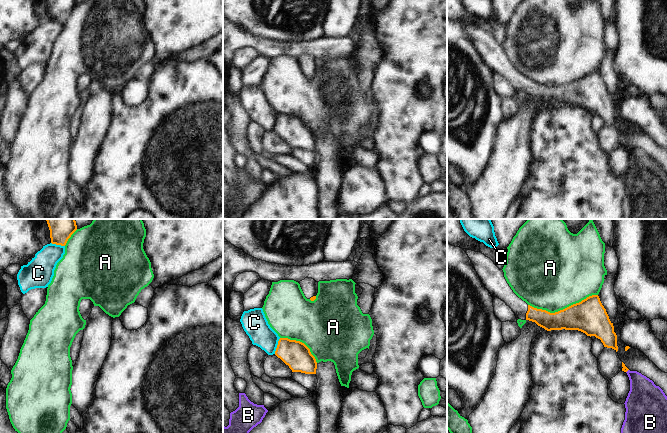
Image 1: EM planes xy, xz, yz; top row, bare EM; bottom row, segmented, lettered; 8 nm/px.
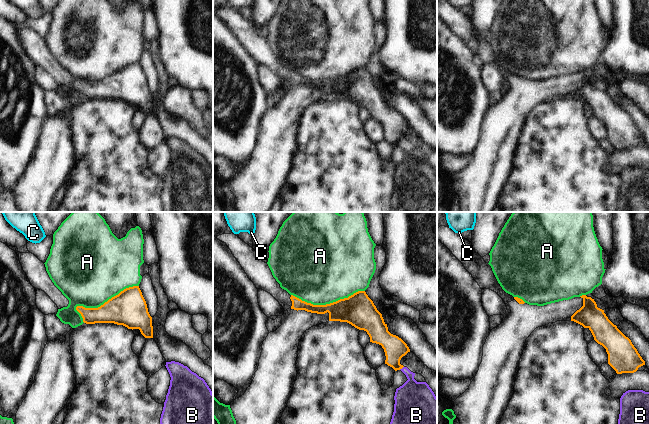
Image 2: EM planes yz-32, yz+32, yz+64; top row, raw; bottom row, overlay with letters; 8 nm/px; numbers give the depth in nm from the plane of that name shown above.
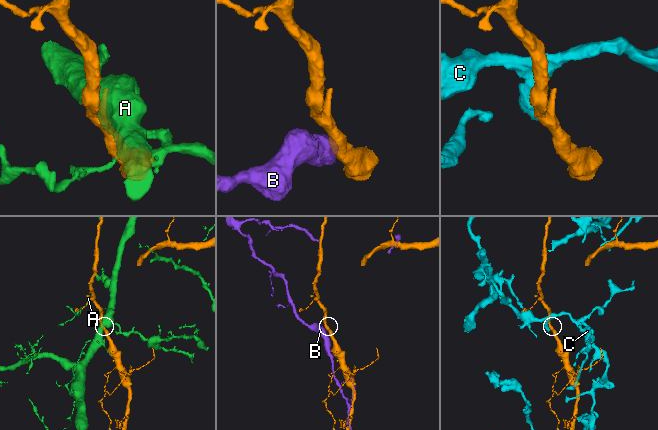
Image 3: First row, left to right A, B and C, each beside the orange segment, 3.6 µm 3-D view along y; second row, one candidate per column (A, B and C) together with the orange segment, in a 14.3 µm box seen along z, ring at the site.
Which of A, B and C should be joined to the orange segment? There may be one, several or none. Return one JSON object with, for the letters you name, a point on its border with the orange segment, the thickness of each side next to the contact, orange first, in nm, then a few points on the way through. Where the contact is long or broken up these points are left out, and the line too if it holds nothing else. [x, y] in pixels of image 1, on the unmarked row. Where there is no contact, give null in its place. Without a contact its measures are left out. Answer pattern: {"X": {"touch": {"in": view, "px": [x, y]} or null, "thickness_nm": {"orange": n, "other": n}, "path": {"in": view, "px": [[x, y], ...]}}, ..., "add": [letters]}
{"add": []}

